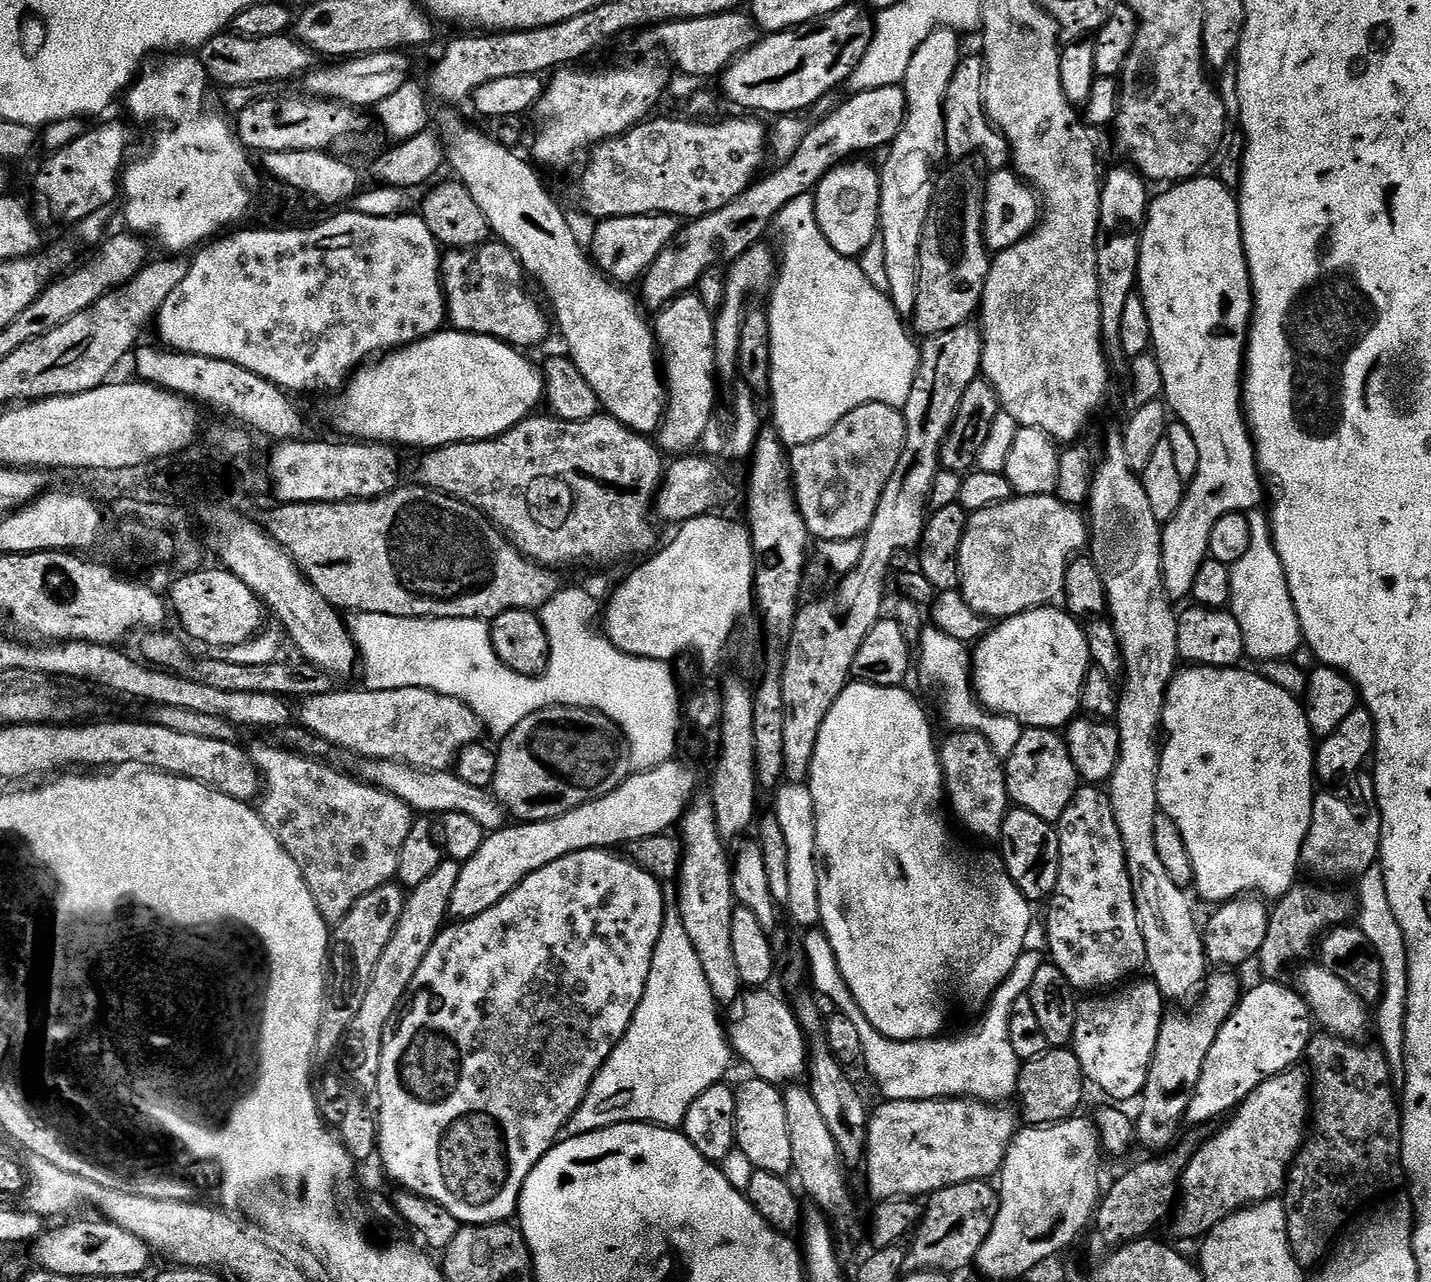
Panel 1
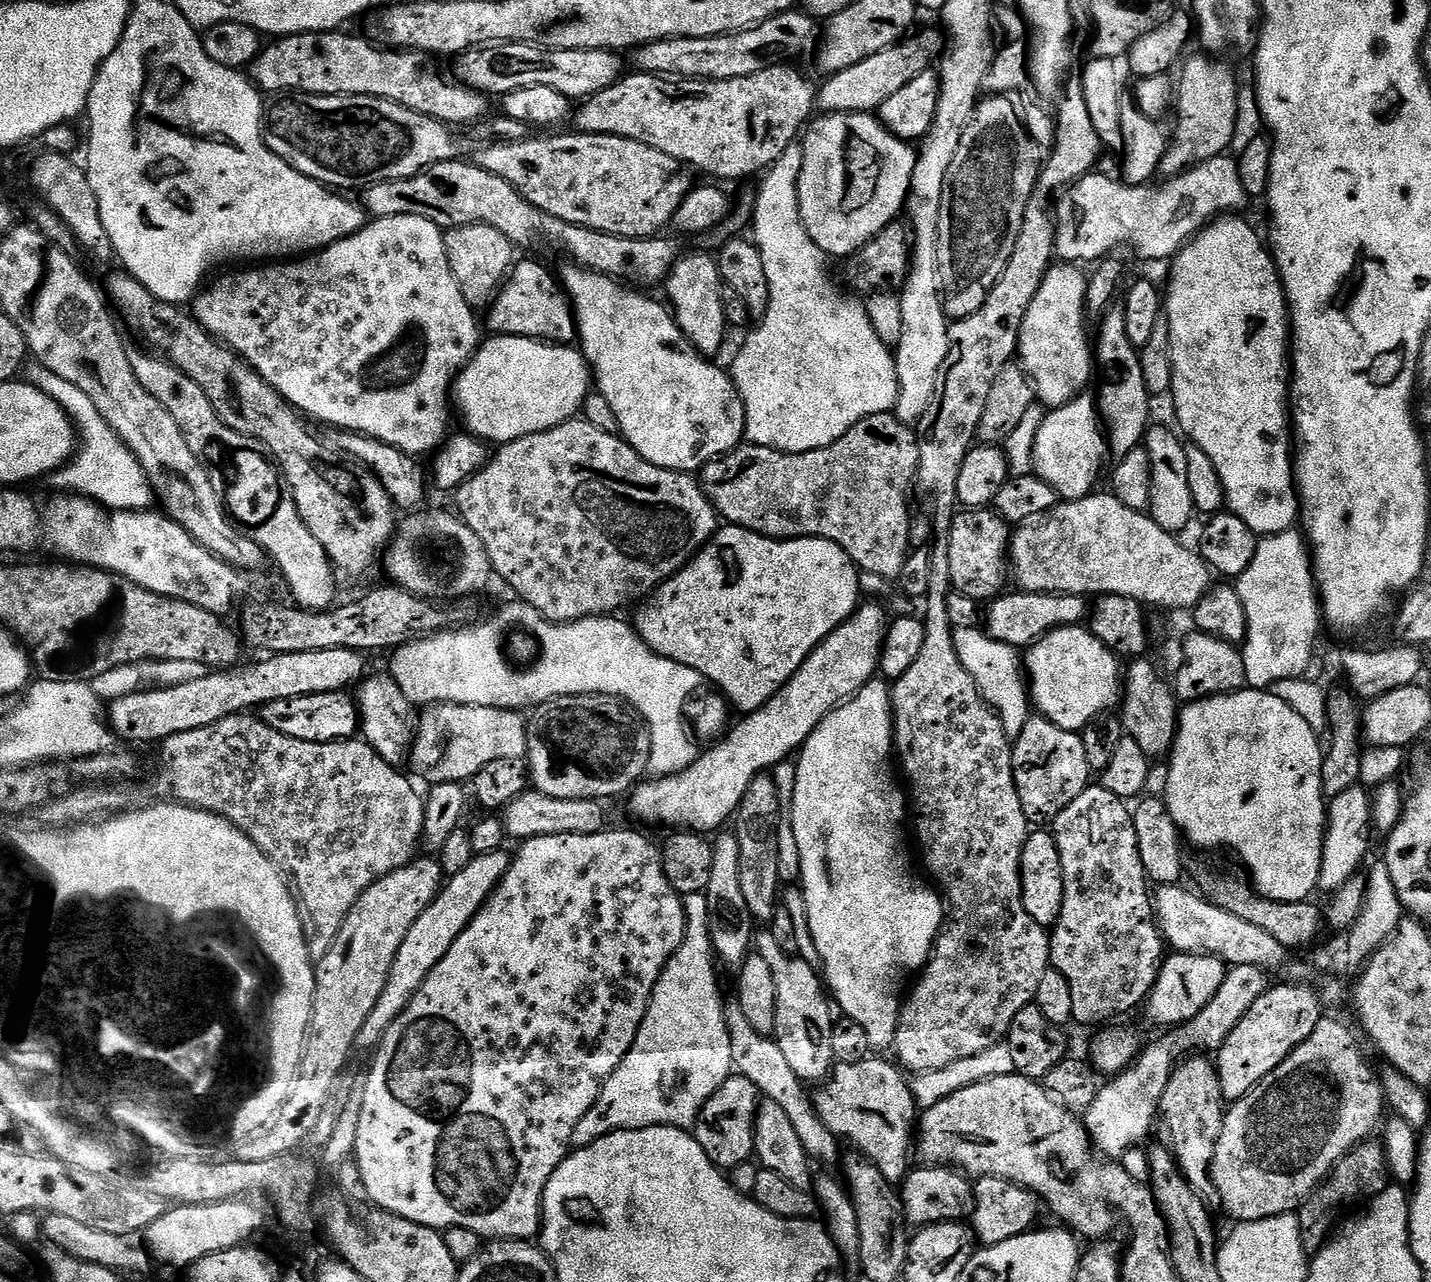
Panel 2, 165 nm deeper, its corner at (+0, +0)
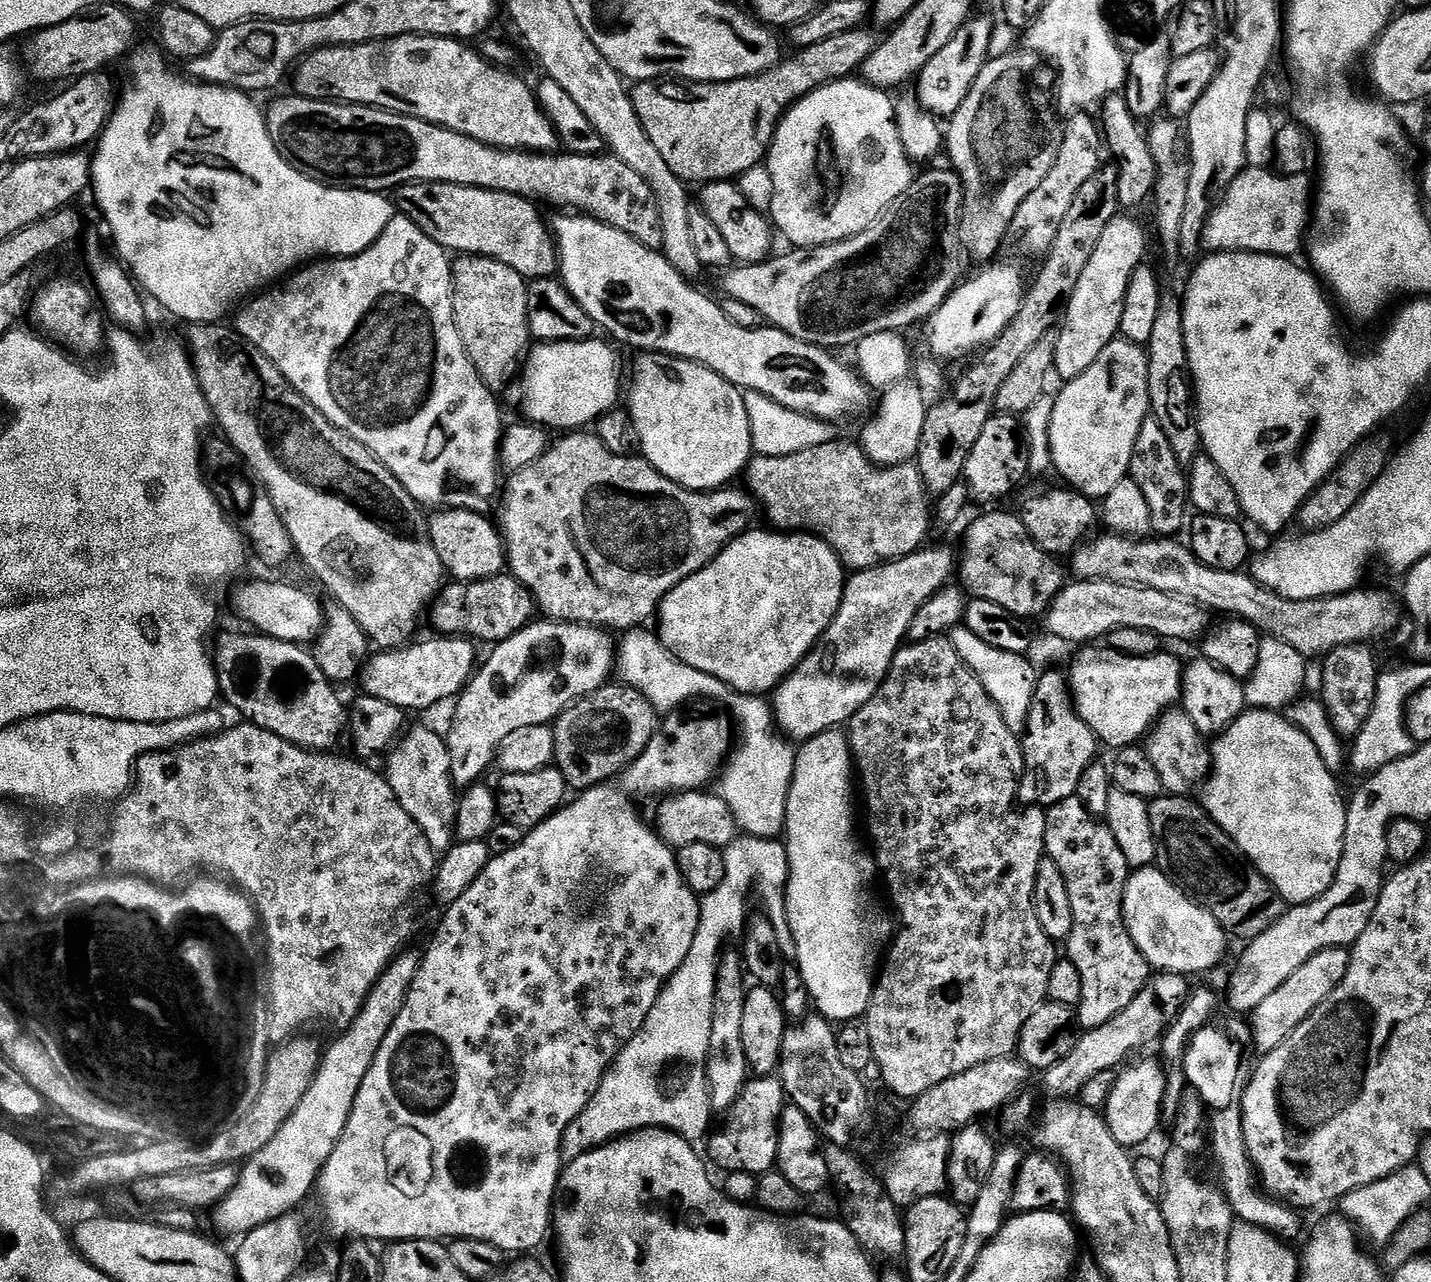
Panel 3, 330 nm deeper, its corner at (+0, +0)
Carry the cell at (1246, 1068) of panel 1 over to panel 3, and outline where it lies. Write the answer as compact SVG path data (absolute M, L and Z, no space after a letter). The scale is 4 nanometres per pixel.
M1331 948L1314 954L1306 966L1294 970L1294 974L1286 978L1286 982L1282 982L1282 986L1278 986L1270 998L1263 1000L1262 1006L1250 1013L1252 1043L1257 1053L1263 1054L1282 1046L1282 1042L1286 1042L1286 1038L1290 1038L1290 1034L1294 1034L1294 1030L1306 1022L1310 1013L1335 990L1338 982L1342 982L1348 969L1349 955L1348 948Z

